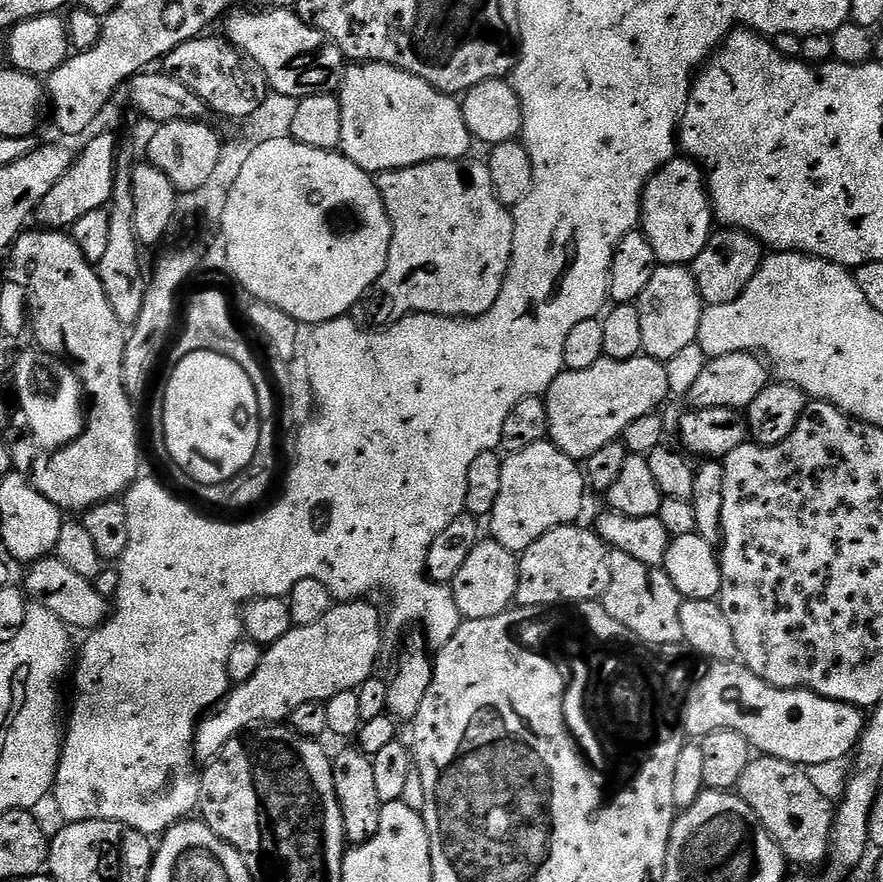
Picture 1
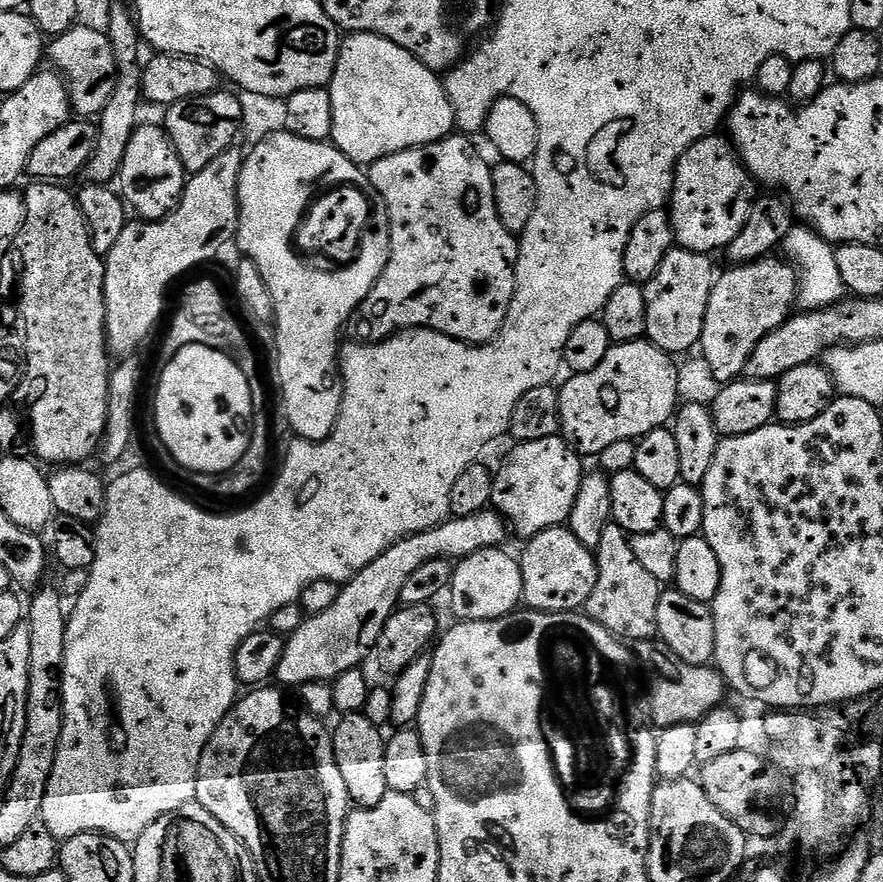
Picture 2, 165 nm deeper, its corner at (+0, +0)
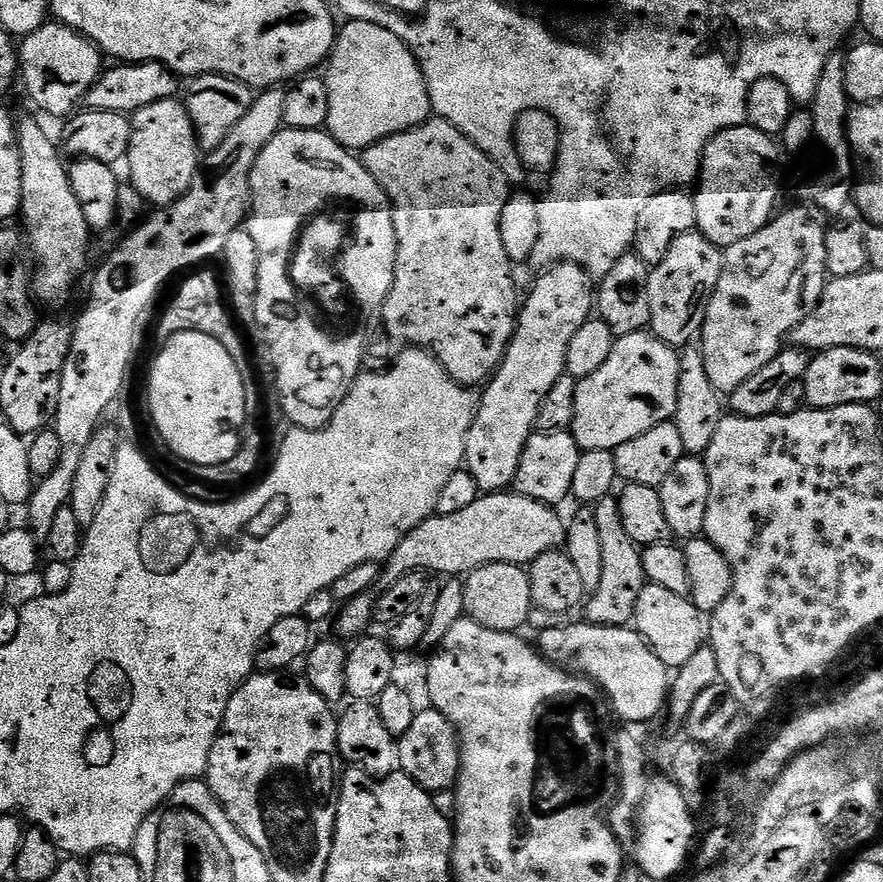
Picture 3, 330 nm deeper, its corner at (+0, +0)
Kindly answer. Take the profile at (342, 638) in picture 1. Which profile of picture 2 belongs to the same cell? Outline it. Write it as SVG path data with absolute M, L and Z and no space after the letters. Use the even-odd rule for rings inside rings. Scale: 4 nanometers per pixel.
M485 510L463 518L449 518L430 530L407 536L347 581L341 587L338 602L334 602L330 610L308 616L302 626L298 626L298 630L285 639L284 657L278 673L279 683L299 686L319 680L331 682L351 668L360 668L363 660L376 652L382 626L386 626L396 611L402 586L406 586L406 578L410 578L414 570L426 566L426 562L431 560L459 562L478 550L501 547L507 532L510 532L510 528L504 517L495 510Z

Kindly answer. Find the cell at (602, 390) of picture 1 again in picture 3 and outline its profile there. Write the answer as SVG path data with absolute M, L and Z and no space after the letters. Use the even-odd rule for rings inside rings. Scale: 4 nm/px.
M651 331L616 337L610 358L599 370L576 382L572 437L583 451L615 452L622 442L654 430L662 422L672 420L678 402L680 352L662 342Z

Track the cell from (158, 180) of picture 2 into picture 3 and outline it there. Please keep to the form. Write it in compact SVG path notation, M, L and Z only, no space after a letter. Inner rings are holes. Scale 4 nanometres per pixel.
M179 99L154 102L131 117L132 137L126 157L130 187L141 200L152 206L175 204L192 188L202 156L196 146L196 135L190 114Z

